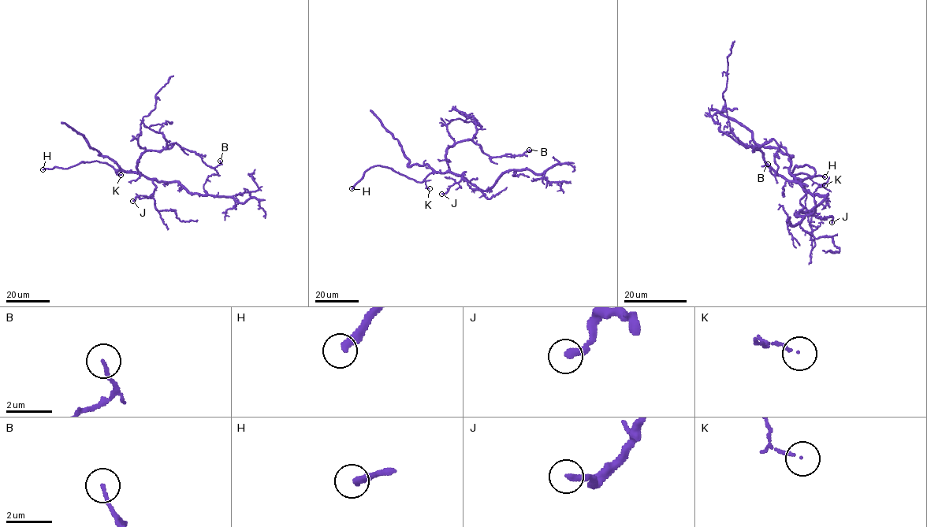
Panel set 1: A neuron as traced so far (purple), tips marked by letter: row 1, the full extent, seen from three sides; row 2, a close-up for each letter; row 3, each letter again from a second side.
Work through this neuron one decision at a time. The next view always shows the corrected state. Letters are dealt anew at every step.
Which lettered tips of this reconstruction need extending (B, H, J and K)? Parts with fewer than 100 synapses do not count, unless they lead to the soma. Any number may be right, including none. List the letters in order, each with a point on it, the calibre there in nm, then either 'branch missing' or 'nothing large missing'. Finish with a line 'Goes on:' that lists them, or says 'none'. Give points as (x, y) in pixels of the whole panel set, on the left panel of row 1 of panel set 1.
B: place (220, 161); calibre 110 nm; nothing large missing
H: place (42, 169); calibre 320 nm; branch missing
J: place (132, 201); calibre 280 nm; nothing large missing
K: place (120, 175); calibre 90 nm; nothing large missing
Goes on: H

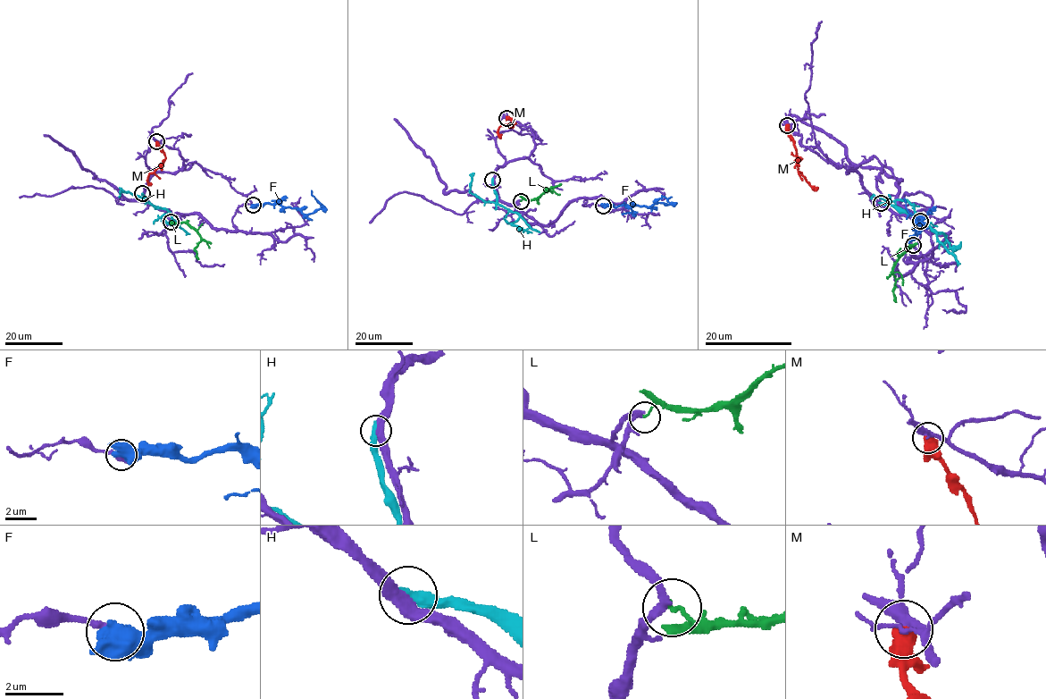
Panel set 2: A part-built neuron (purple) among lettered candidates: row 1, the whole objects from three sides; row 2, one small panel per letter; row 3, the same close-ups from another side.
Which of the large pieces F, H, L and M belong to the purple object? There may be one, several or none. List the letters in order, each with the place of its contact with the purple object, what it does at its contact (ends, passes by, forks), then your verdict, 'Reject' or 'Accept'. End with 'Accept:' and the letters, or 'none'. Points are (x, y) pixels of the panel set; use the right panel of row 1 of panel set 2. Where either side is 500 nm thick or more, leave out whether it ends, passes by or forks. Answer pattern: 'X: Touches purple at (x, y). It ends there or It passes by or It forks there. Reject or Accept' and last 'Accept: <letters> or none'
F: Touches purple at (920, 221). Reject
H: Touches purple at (881, 203). It ends there. Reject
L: Touches purple at (913, 245). It ends there. Reject
M: Touches purple at (787, 125). Reject
Accept: none

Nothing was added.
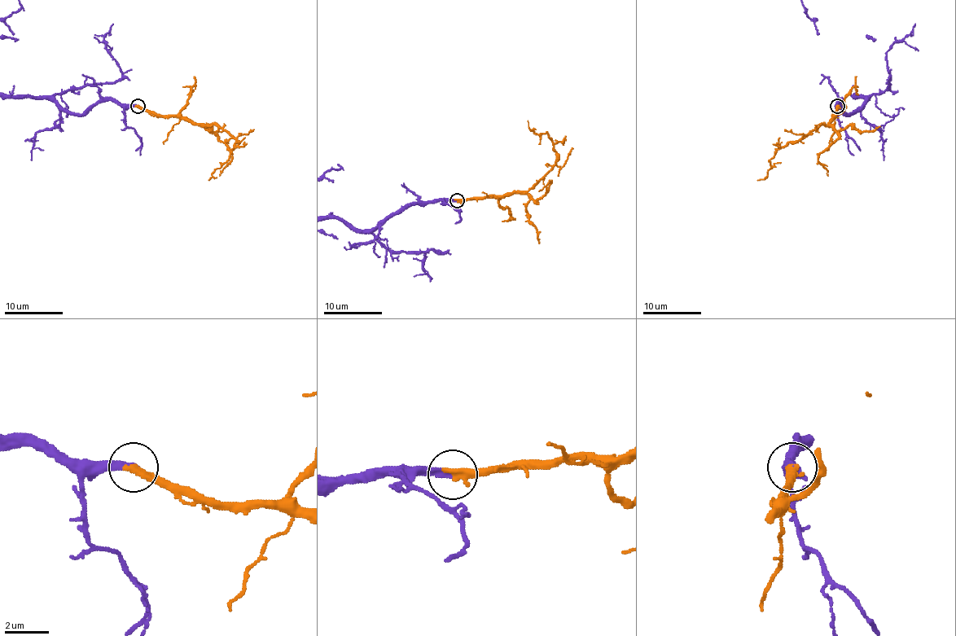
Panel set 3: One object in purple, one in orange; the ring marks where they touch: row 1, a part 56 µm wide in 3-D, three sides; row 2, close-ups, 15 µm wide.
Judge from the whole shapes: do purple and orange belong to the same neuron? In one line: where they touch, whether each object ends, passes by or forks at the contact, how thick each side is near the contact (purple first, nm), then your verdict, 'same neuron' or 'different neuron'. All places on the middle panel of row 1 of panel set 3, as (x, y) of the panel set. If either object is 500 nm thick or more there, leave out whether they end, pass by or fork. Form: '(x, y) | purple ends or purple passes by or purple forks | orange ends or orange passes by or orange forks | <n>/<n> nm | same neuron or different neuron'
(457, 200) | purple ends | orange ends | 240/360 nm | same neuron

